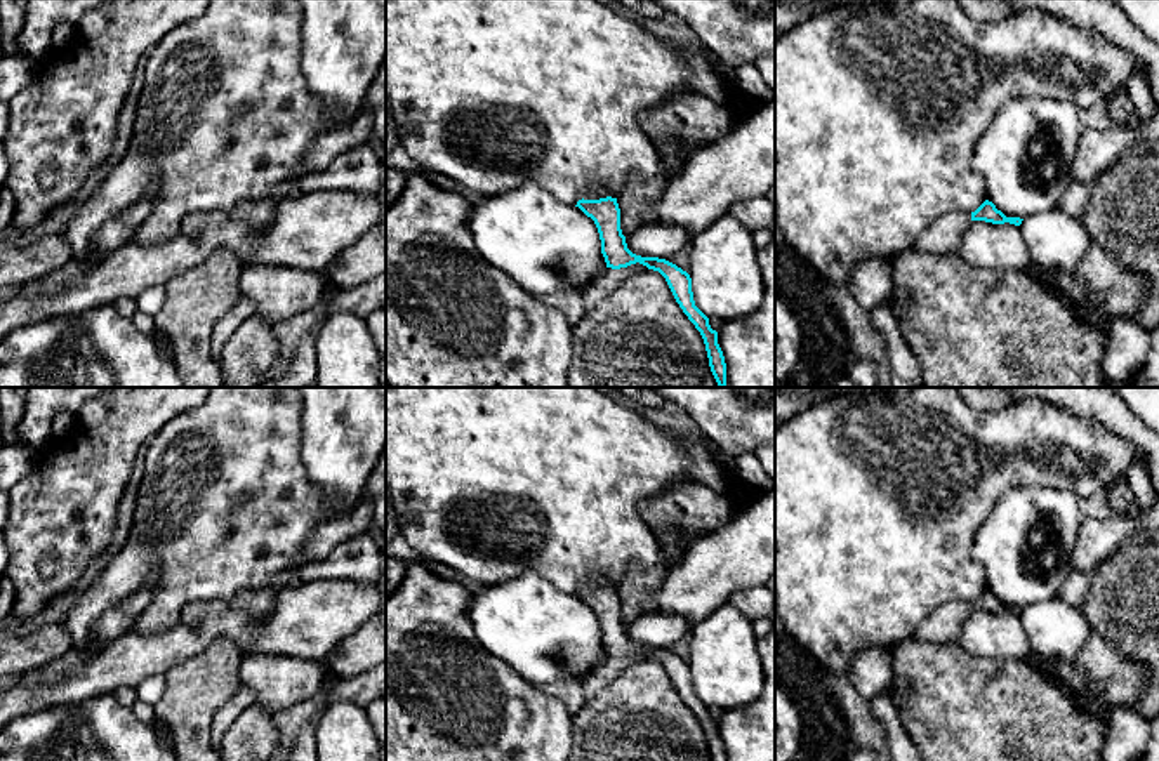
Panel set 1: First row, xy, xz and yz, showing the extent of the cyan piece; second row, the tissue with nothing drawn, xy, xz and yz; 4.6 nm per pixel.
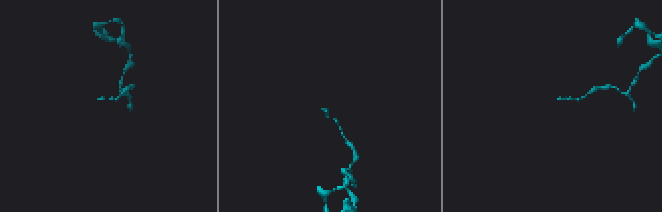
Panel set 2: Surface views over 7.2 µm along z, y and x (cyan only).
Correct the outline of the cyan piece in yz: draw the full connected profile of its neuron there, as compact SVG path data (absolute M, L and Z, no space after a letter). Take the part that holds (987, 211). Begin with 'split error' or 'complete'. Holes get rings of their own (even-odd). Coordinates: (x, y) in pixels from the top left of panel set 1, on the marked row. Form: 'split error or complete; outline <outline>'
split error; outline M985 200L975 212L950 212L938 217L919 236L914 248L923 254L940 255L957 252L961 238L973 221L985 221L992 224L1015 224L1020 226L1023 219L1006 217L996 205Z

